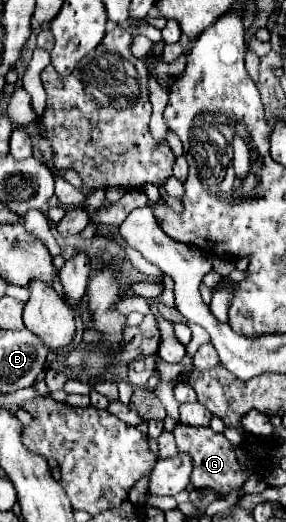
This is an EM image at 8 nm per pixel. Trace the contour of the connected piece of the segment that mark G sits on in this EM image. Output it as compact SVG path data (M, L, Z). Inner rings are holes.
M180 422L174 428L174 436L176 436L178 450L192 456L191 482L195 489L210 486L210 488L218 490L220 494L228 494L230 490L240 488L242 482L248 478L248 474L242 470L238 460L236 460L234 446L226 440L224 434L218 434L212 428L194 428L194 426Z

